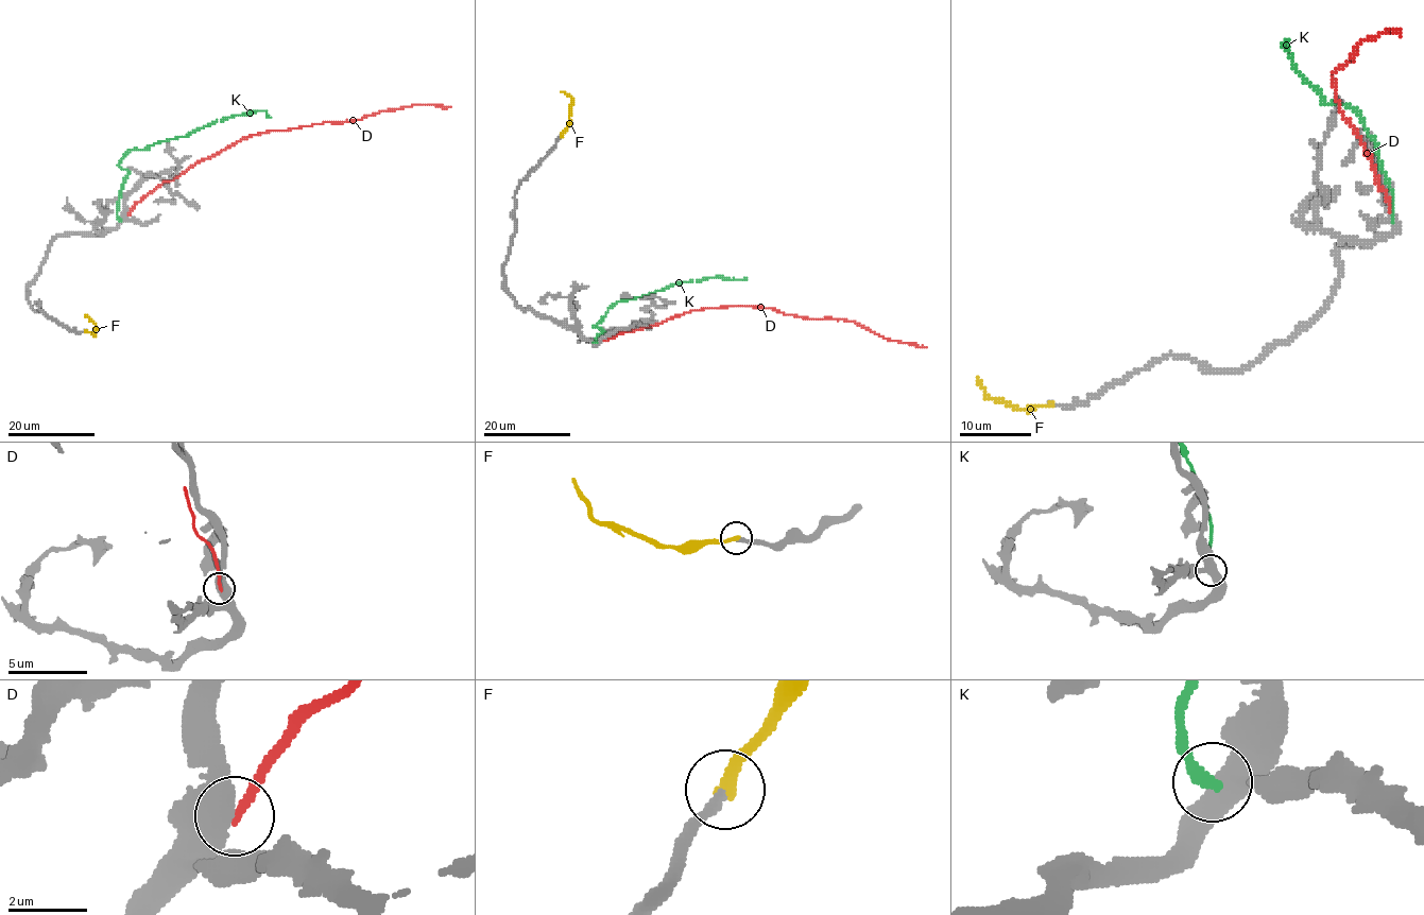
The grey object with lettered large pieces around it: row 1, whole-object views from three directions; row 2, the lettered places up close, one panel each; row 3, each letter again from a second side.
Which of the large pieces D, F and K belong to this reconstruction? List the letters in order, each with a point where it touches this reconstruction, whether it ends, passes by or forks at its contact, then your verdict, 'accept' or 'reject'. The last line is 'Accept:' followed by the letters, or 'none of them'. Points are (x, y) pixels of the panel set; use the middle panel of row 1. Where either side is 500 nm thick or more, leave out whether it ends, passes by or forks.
D: (603, 340) | it ends | reject
F: (561, 135) | it ends | accept
K: (596, 343) | reject
Accept: F

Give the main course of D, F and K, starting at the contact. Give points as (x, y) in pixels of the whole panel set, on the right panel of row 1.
D: (1388, 210), (1372, 160), (1338, 108), (1331, 74), (1367, 37), (1392, 28), (1401, 32)
F: (1049, 404), (1019, 408), (991, 399), (976, 377)
K: (1393, 220), (1377, 142), (1358, 114), (1325, 103), (1296, 69), (1288, 38), (1286, 51)

